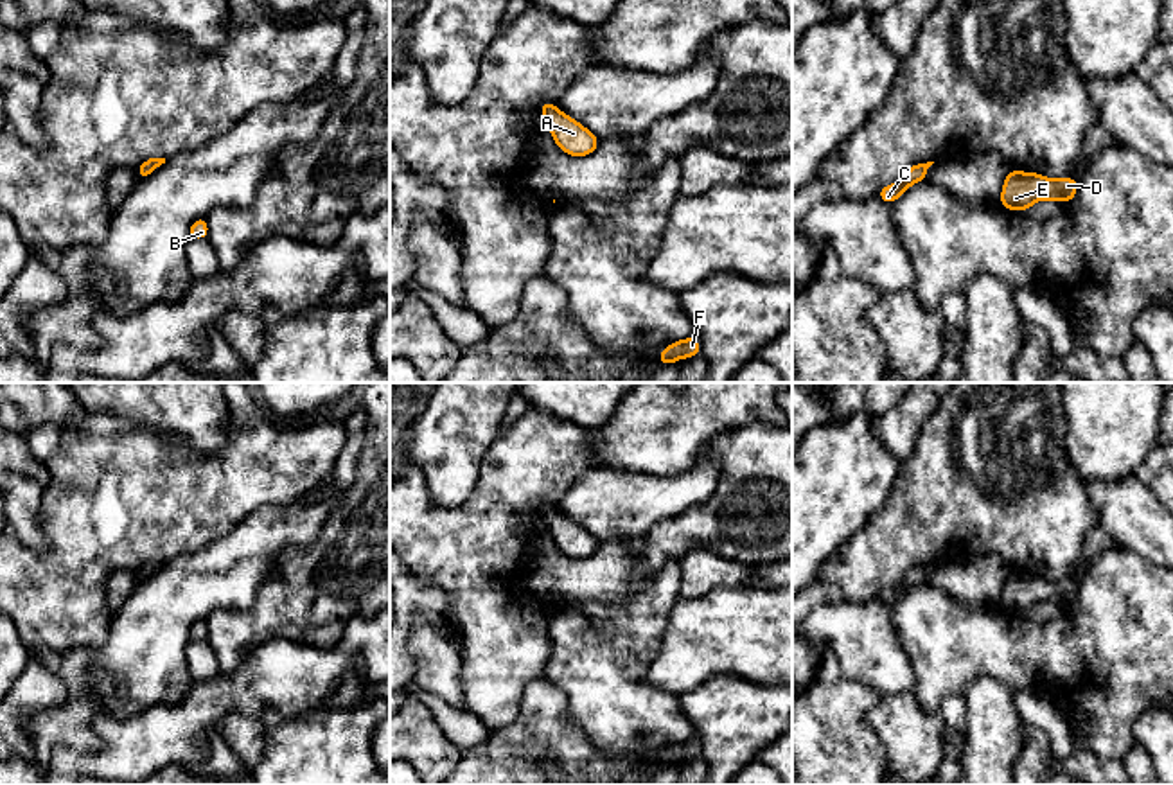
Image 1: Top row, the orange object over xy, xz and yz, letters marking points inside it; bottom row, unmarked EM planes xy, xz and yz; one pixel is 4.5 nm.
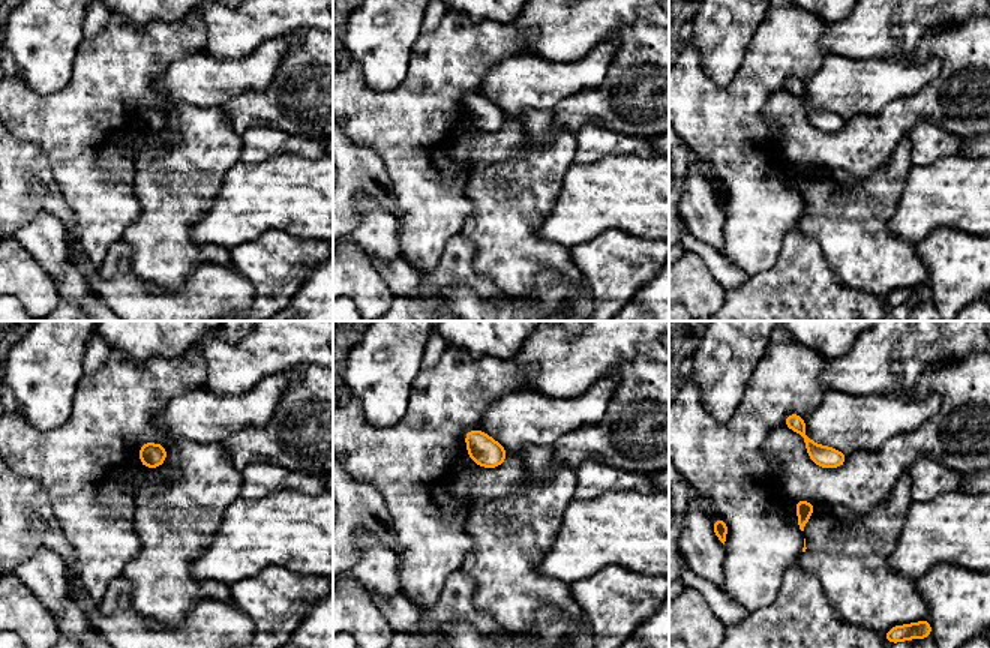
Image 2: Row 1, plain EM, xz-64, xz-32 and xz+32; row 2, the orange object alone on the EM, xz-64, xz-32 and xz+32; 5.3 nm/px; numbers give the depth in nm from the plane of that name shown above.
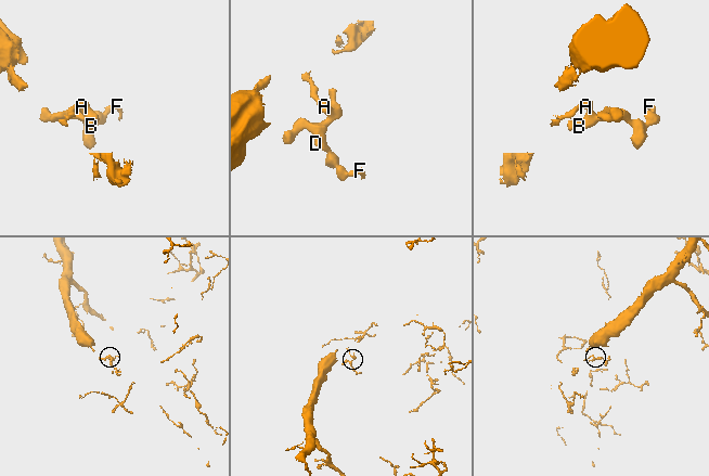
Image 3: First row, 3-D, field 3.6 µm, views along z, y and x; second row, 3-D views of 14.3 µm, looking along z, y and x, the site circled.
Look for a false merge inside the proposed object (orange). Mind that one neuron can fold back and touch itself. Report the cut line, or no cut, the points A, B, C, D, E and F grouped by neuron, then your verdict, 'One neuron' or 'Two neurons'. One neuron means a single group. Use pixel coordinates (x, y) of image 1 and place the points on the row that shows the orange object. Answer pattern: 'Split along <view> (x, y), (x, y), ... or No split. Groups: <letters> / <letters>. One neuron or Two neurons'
No split. Groups: A B C D E F. One neuron

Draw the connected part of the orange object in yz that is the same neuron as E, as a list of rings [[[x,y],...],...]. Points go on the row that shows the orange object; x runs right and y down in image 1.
[[[1010,169],[999,203],[1004,208],[1026,212],[1040,199],[1067,203],[1074,199],[1076,190],[1078,178],[1047,180],[1036,172],[1019,172]]]

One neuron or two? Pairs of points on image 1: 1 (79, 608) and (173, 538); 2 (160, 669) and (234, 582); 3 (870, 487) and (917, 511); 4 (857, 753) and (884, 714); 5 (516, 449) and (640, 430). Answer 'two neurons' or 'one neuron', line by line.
1: one neuron
2: one neuron
3: two neurons
4: two neurons
5: two neurons

